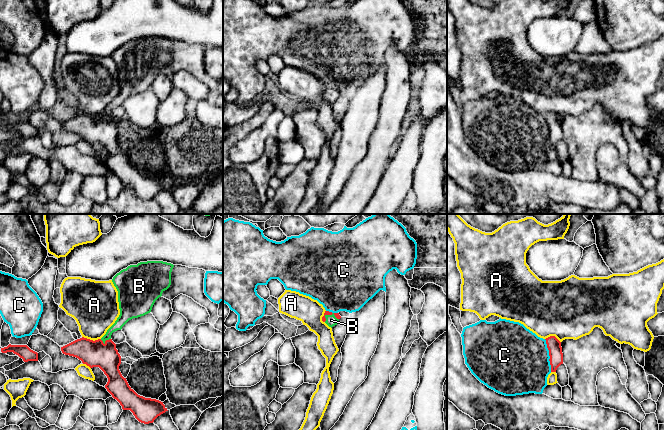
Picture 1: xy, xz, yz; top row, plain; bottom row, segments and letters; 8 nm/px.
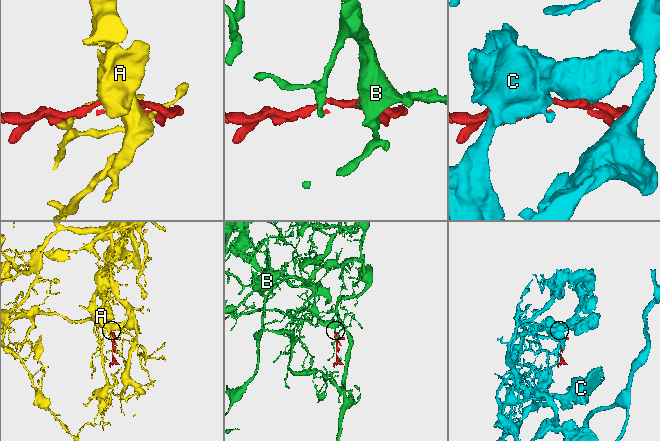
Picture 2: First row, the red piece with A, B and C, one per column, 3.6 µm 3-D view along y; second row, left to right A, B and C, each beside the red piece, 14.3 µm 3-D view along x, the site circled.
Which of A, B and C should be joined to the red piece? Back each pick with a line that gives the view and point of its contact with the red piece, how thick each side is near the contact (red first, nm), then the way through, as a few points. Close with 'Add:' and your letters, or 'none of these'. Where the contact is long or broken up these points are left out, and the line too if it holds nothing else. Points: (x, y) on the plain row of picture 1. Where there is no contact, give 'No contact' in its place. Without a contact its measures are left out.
B: Touches red at xy (106, 116). Thickness 200 nm (red) against 90 nm. Path across: xy (92, 129), (106, 116), (108, 109), (125, 92)
Add: B

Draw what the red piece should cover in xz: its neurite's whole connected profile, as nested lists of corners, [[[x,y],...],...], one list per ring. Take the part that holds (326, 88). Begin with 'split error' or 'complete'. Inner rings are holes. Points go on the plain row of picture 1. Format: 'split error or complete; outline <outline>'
split error; outline [[[325,87],[324,92],[322,93],[322,97],[332,104],[333,102],[338,100],[340,94],[341,92],[339,91],[339,89]]]

